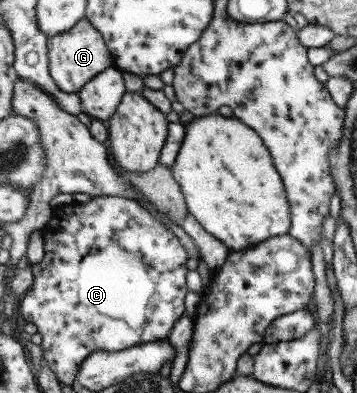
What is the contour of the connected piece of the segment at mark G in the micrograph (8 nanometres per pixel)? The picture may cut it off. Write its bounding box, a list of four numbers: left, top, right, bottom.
[48,17,115,94]

